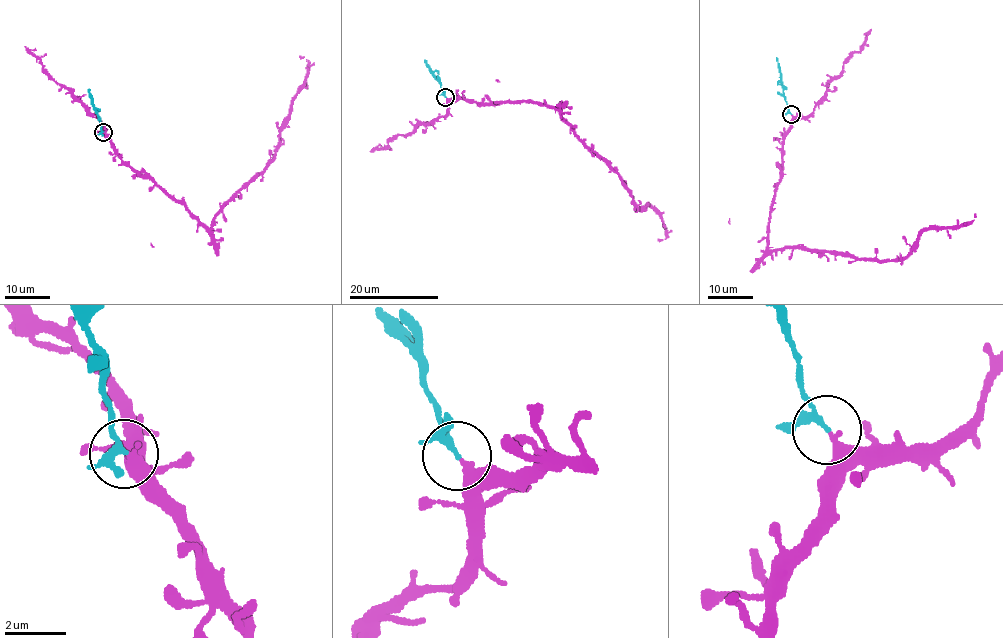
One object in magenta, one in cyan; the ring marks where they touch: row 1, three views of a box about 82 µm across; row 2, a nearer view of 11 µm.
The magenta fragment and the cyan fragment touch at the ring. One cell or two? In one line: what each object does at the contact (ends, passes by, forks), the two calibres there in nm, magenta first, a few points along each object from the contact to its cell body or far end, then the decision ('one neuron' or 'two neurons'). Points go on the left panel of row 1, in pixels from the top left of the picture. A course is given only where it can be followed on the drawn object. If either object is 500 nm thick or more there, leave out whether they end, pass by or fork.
magenta ends | cyan forks | 340/150 nm | magenta via (103, 132), (118, 157), (210, 228), (224, 203), (264, 171), (275, 153), (308, 66), (299, 56) | cyan via (102, 132), (88, 89) | two neurons

